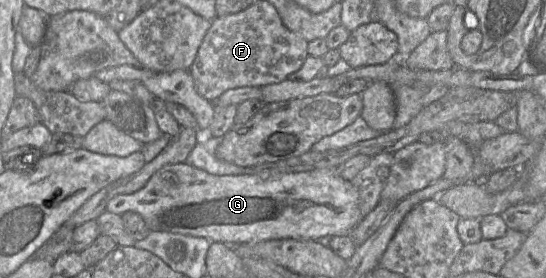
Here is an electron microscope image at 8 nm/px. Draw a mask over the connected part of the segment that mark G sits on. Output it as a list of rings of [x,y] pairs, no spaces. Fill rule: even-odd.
[[[189,163],[165,165],[146,185],[130,194],[118,194],[109,200],[106,211],[138,213],[150,231],[164,231],[203,237],[229,246],[275,239],[315,240],[350,235],[362,220],[359,194],[351,181],[343,179],[337,168],[322,168],[297,173],[212,175]]]

